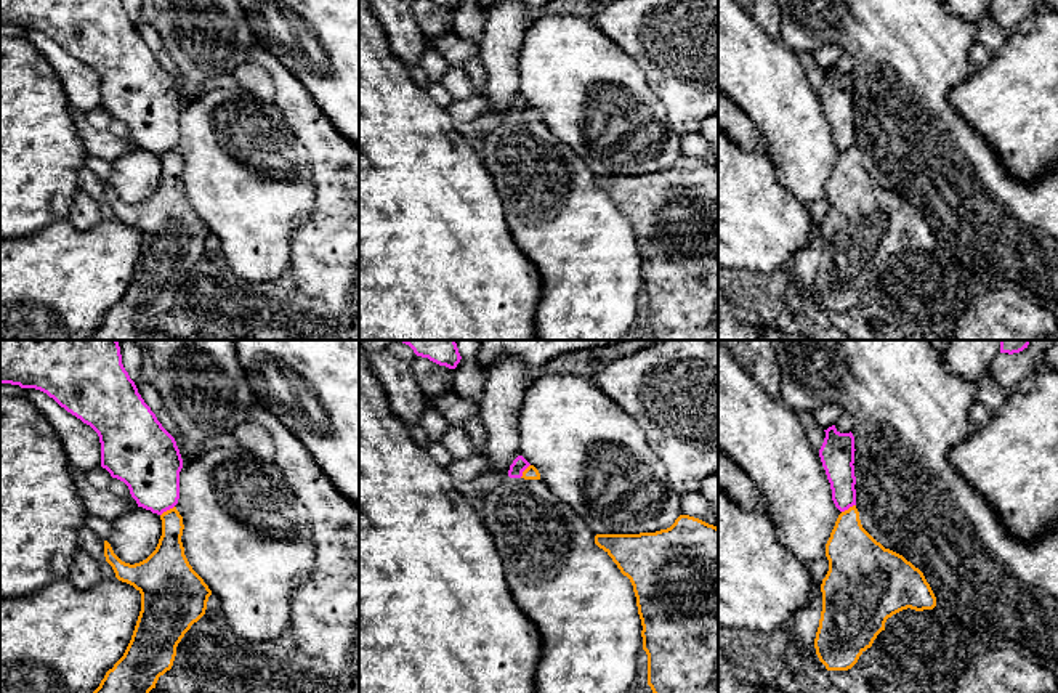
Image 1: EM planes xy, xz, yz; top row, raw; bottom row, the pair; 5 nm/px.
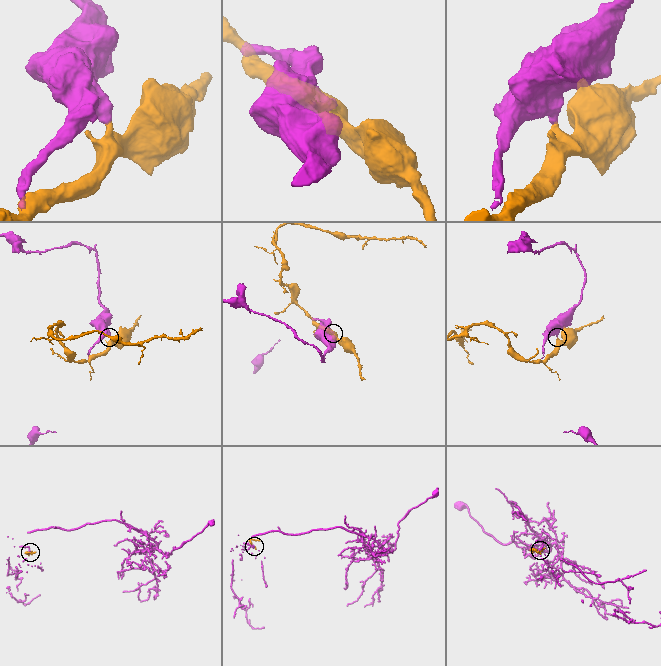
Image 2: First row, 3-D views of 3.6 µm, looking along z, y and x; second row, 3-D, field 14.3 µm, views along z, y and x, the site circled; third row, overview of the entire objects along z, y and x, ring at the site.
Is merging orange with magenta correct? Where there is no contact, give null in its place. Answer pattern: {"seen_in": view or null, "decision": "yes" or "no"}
{"seen_in": "xy", "decision": "no"}

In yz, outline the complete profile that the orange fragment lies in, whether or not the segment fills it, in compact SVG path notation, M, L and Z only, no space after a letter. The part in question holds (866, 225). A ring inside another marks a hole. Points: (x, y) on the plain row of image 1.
M856 146L838 156L826 184L826 197L829 212L821 225L822 252L814 289L827 311L851 310L893 255L907 249L923 252L936 247L923 213L872 178L861 165Z

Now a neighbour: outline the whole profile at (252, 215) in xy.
M220 88L183 104L180 140L181 183L192 210L216 237L229 270L252 284L290 271L292 236L314 209L316 191L305 148L274 101L237 88Z

